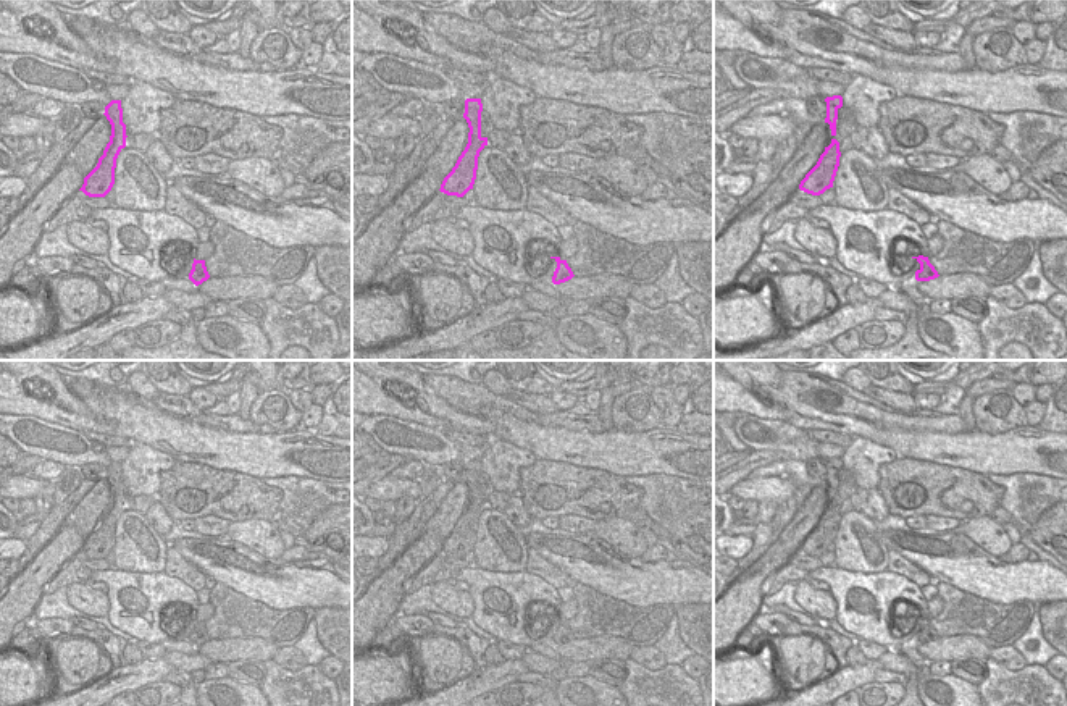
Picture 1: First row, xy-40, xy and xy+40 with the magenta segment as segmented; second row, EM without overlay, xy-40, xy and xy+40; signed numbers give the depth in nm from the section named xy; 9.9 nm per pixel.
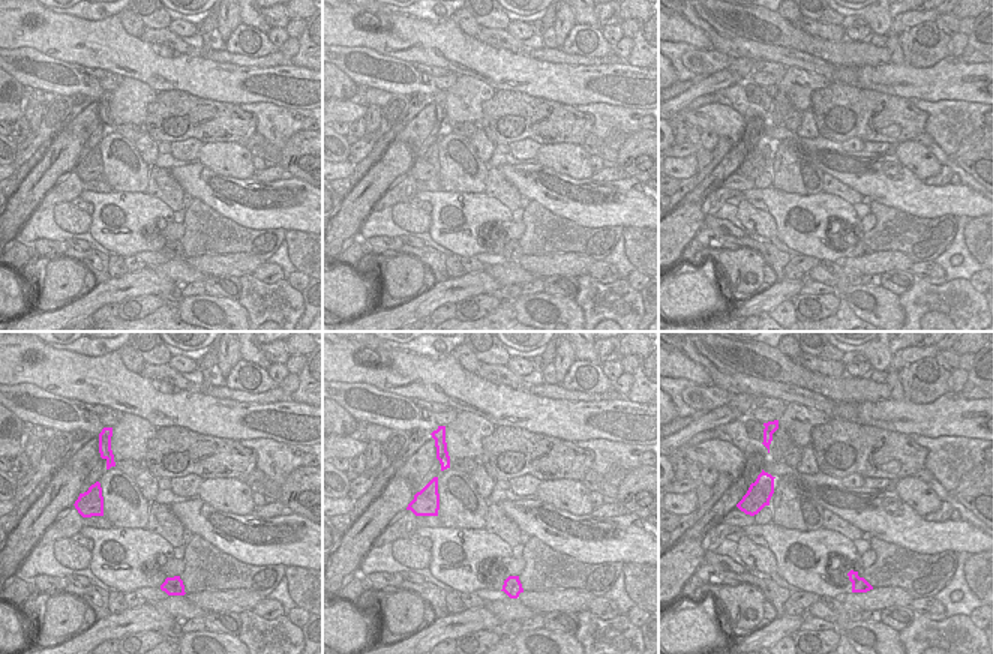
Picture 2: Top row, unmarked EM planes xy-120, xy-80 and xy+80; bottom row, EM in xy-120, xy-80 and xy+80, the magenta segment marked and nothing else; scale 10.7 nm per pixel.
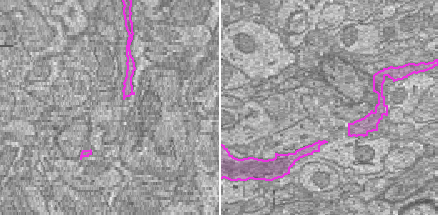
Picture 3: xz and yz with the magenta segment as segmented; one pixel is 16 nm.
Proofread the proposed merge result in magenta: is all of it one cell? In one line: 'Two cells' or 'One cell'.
Two cells

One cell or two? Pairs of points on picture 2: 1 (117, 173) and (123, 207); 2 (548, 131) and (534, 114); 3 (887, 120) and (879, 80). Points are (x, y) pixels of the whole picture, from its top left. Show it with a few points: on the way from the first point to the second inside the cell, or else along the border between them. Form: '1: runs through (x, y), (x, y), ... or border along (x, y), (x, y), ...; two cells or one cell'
1: border along (113, 191), (146, 192); two cells
2: runs through (543, 126), (536, 119); one cell
3: border along (848, 83), (909, 99); two cells

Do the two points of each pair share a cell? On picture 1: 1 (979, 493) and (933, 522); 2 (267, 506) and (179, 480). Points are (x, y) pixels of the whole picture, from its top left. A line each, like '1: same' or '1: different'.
1: different
2: same

